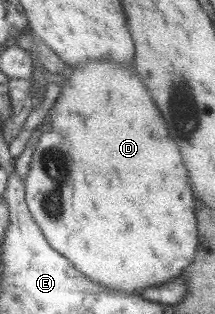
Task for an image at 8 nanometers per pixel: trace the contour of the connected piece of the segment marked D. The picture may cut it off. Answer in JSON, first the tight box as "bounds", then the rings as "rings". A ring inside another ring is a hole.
{"bounds":[23,60,199,294],"rings":[[[96,60],[72,68],[66,77],[49,111],[50,115],[40,126],[40,137],[23,180],[27,209],[46,242],[68,259],[78,272],[108,289],[140,294],[144,288],[177,277],[197,252],[199,242],[194,218],[195,198],[190,194],[192,188],[188,174],[184,164],[180,164],[182,158],[176,150],[176,142],[168,136],[156,104],[150,100],[144,84],[132,67],[123,68],[114,62]],[[120,112],[124,112],[124,116],[128,114],[140,118],[116,118],[114,114]]]}

